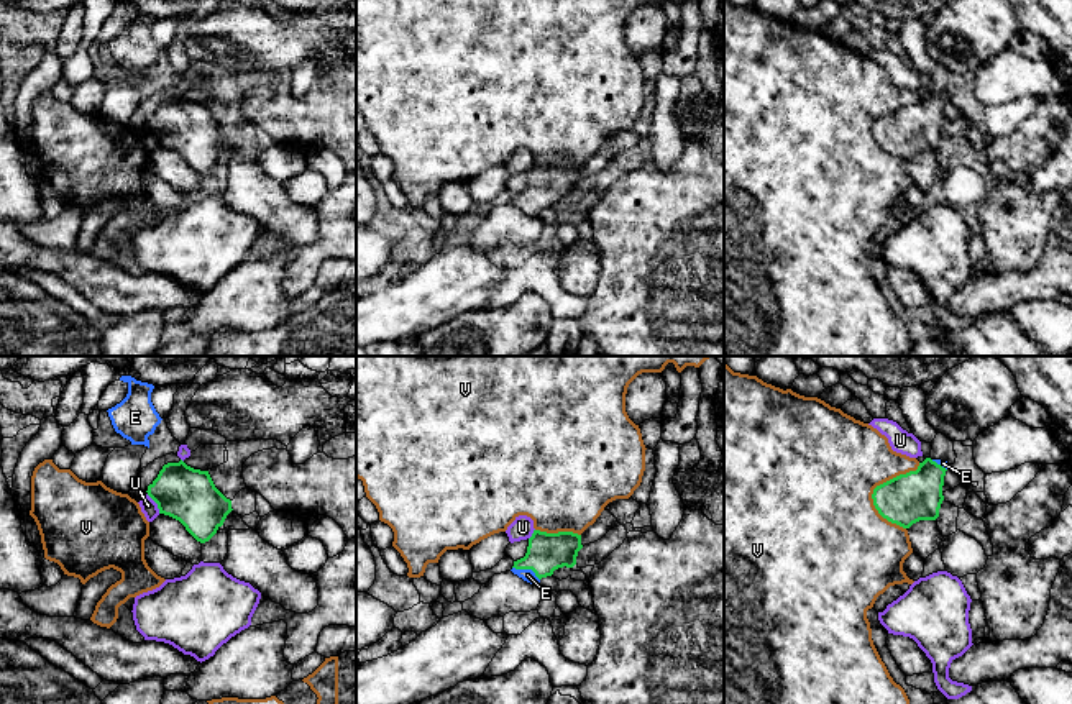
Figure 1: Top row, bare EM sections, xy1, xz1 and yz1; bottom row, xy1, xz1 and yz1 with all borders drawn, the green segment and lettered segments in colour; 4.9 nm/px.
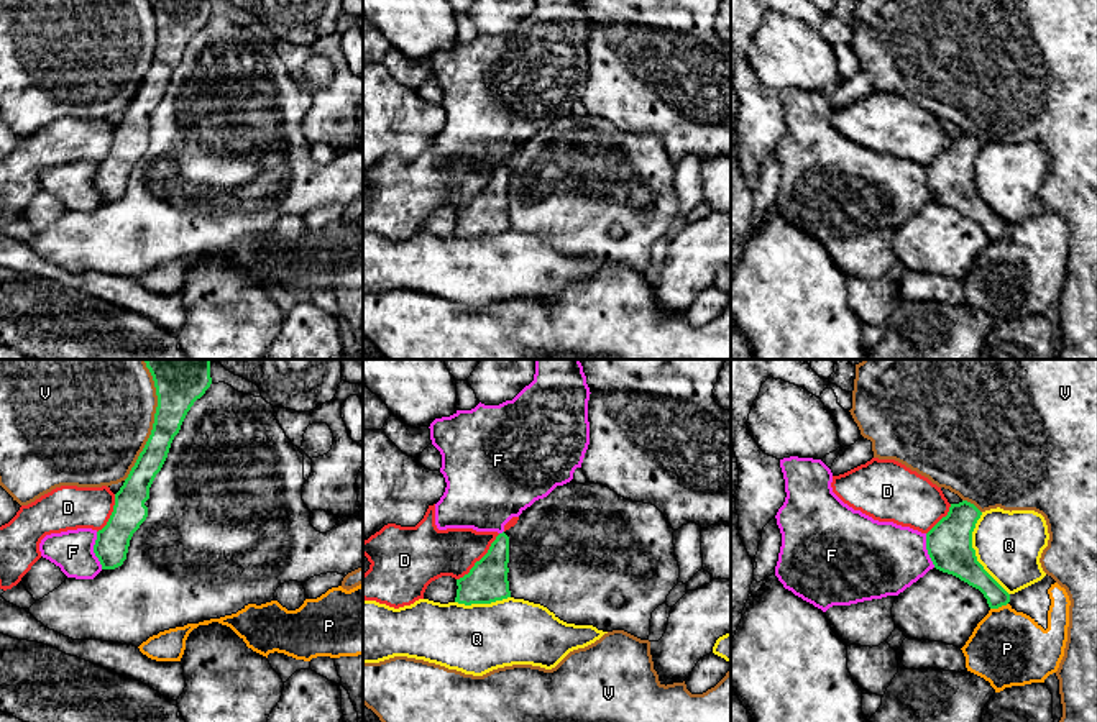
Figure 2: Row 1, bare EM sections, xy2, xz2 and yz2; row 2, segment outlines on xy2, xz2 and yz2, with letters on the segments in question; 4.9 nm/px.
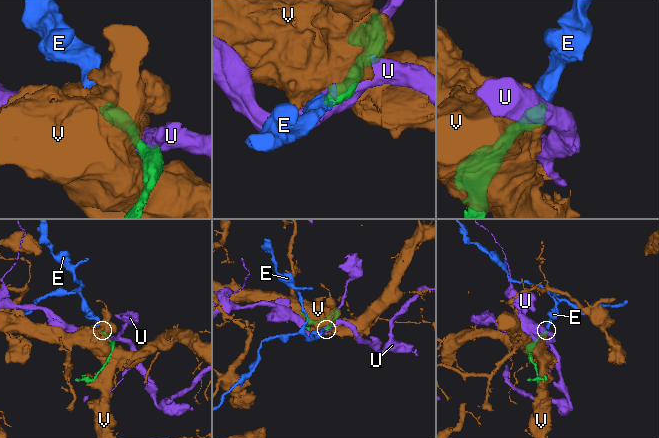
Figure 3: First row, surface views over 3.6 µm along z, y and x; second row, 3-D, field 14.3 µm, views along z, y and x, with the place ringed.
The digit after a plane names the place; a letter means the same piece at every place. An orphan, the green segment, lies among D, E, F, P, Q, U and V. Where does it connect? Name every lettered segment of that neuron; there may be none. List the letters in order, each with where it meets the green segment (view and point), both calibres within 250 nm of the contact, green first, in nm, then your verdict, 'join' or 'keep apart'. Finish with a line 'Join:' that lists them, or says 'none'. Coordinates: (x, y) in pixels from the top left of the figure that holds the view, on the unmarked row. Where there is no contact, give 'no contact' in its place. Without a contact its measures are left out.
D: meets green in xz2 at (481, 191); 200 nm thick on the green side, 260 nm on the other; keep apart
E: meets green in xz1 at (527, 201); 190 nm thick on the green side, 60 nm on the other; join
F: meets green in xy2 at (94, 182); 160 nm thick on the green side, 200 nm on the other; keep apart
P: meets green in yz2 at (999, 238); 130 nm thick on the green side, 380 nm on the other; keep apart
Q: meets green in yz2 at (974, 186); 220 nm thick on the green side, 320 nm on the other; keep apart
U: meets green in xy1 at (156, 135); 260 nm thick on the green side, 80 nm on the other; keep apart
V: meets green in xy2 at (153, 56); 200 nm thick on the green side, 480 nm on the other; keep apart
Join: E

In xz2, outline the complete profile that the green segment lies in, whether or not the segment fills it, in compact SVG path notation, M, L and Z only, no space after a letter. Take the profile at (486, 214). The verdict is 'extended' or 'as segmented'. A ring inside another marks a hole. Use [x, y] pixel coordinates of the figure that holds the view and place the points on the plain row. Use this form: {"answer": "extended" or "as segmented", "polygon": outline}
{"answer": "as segmented", "polygon": "M503 164L470 205L457 212L458 222L455 235L465 238L491 236L511 230L507 195L509 169Z"}

